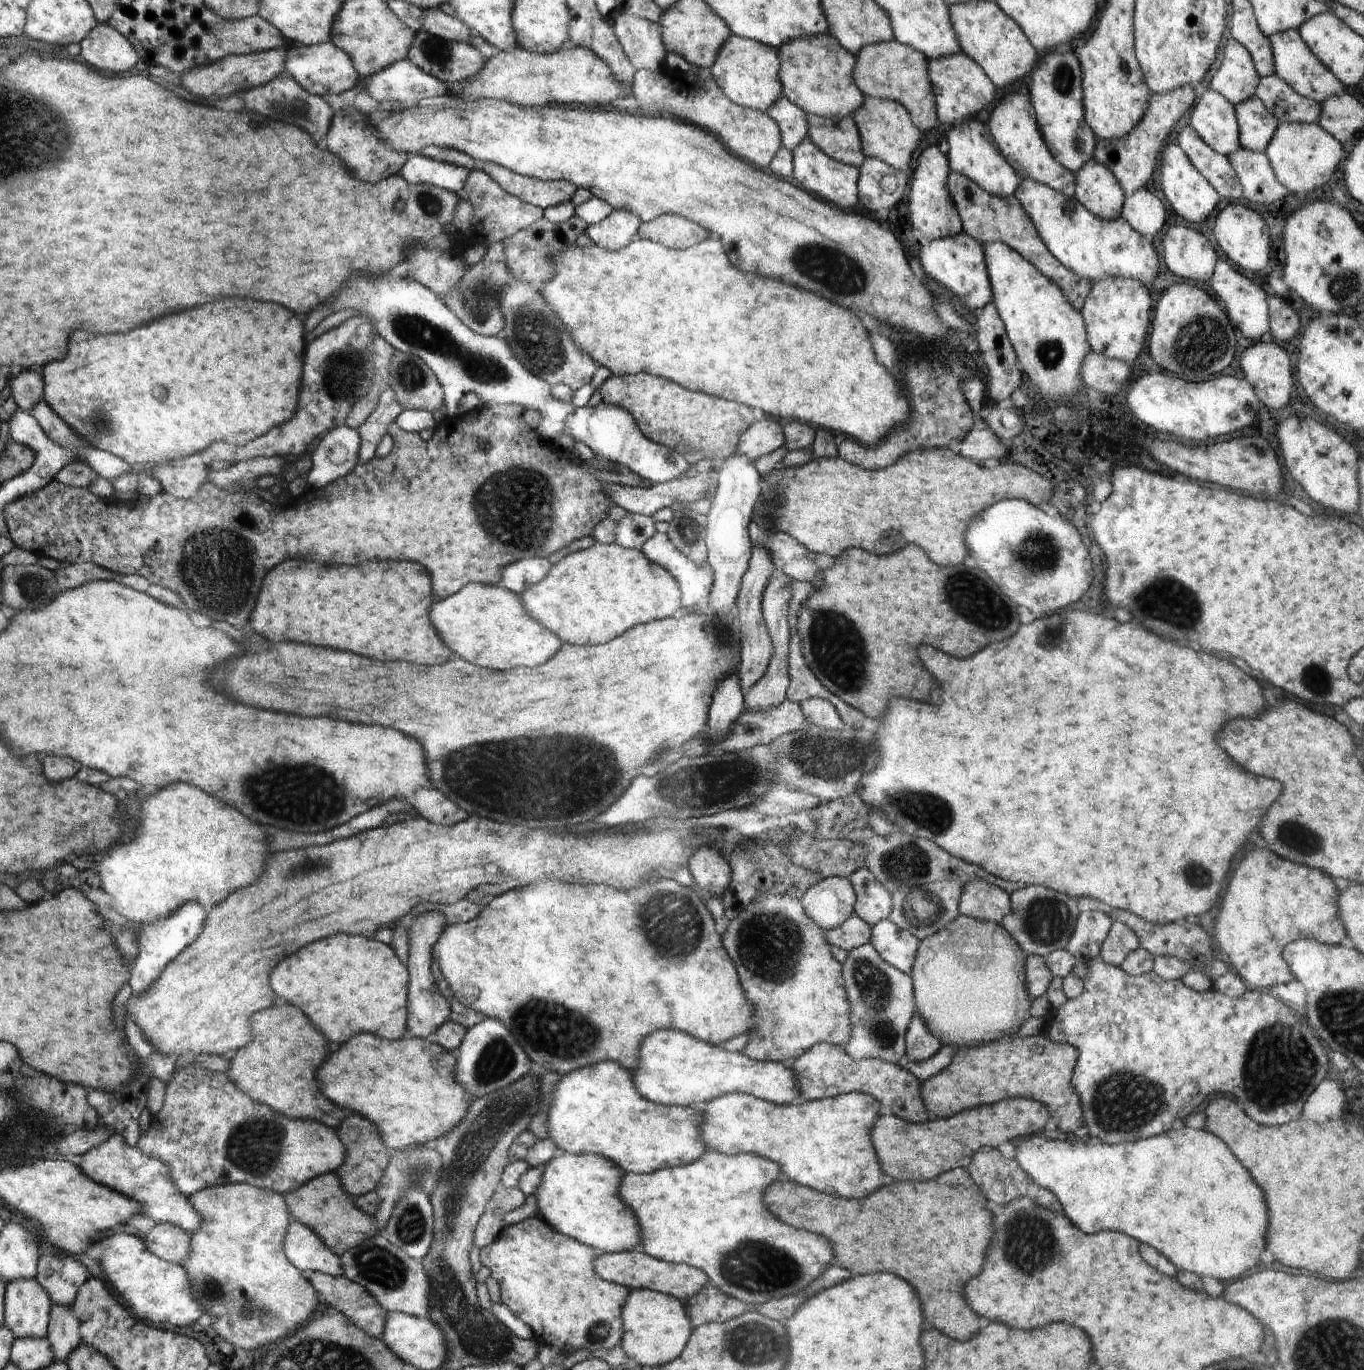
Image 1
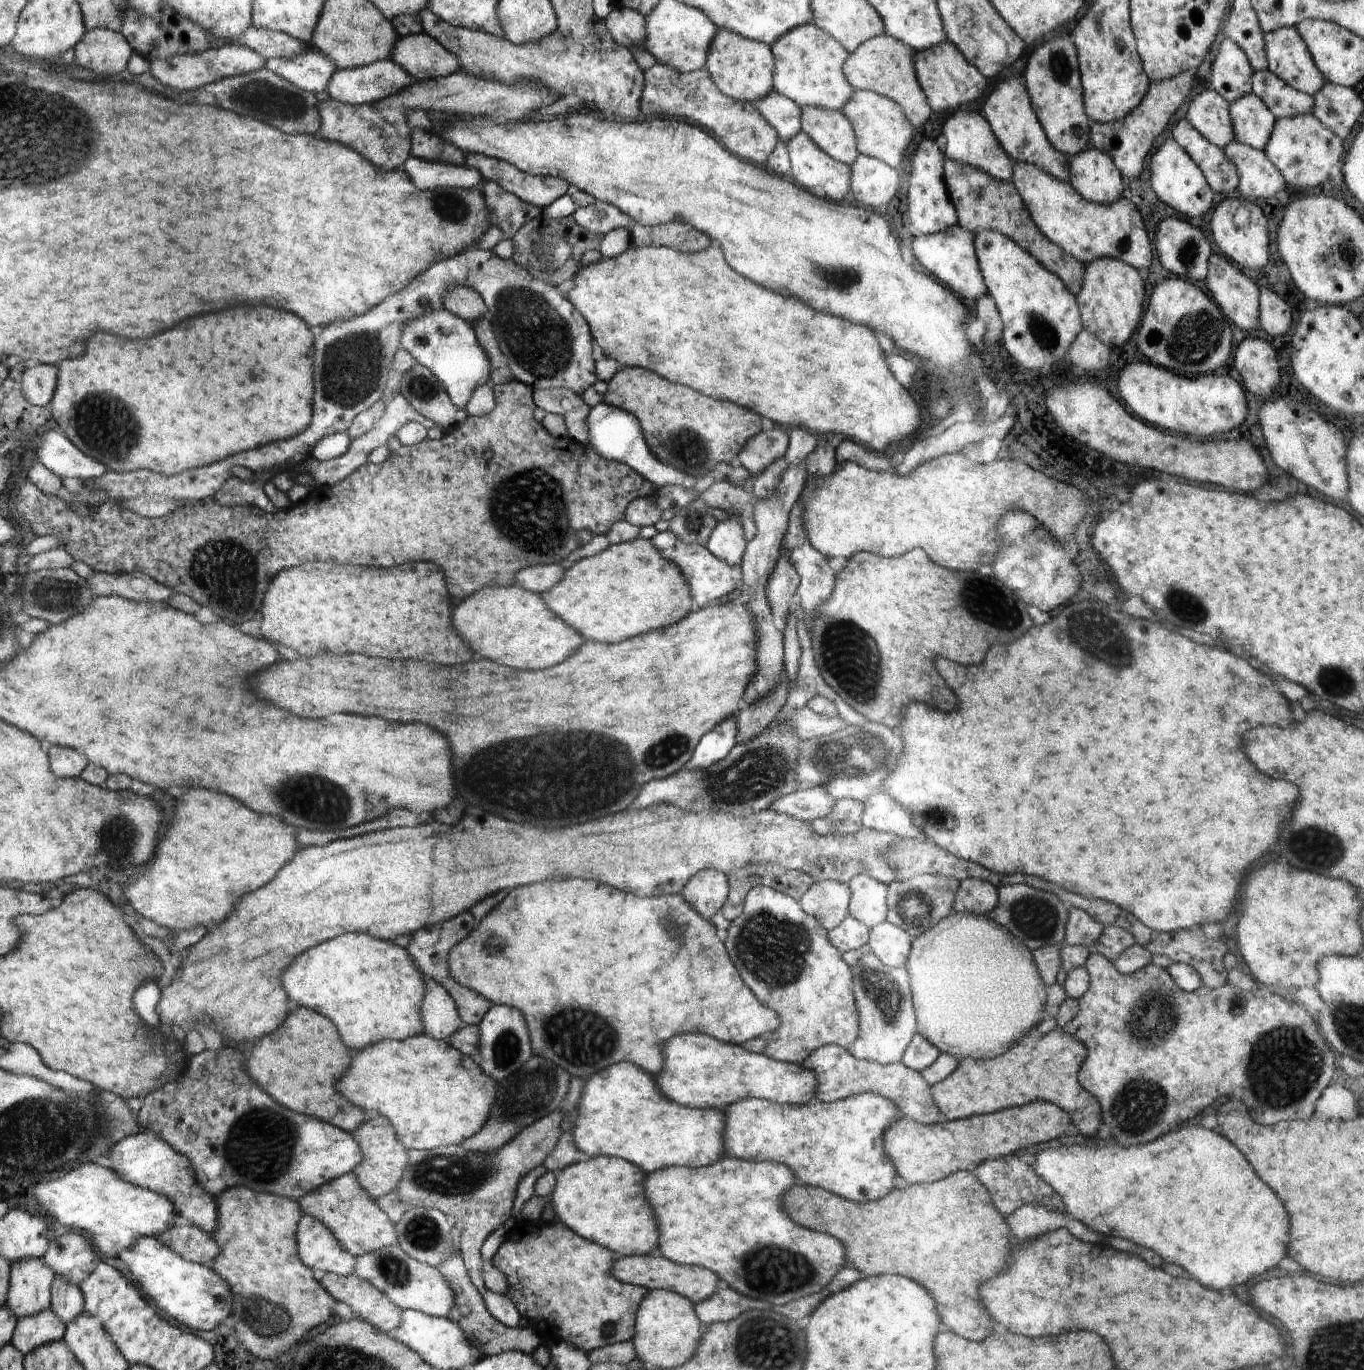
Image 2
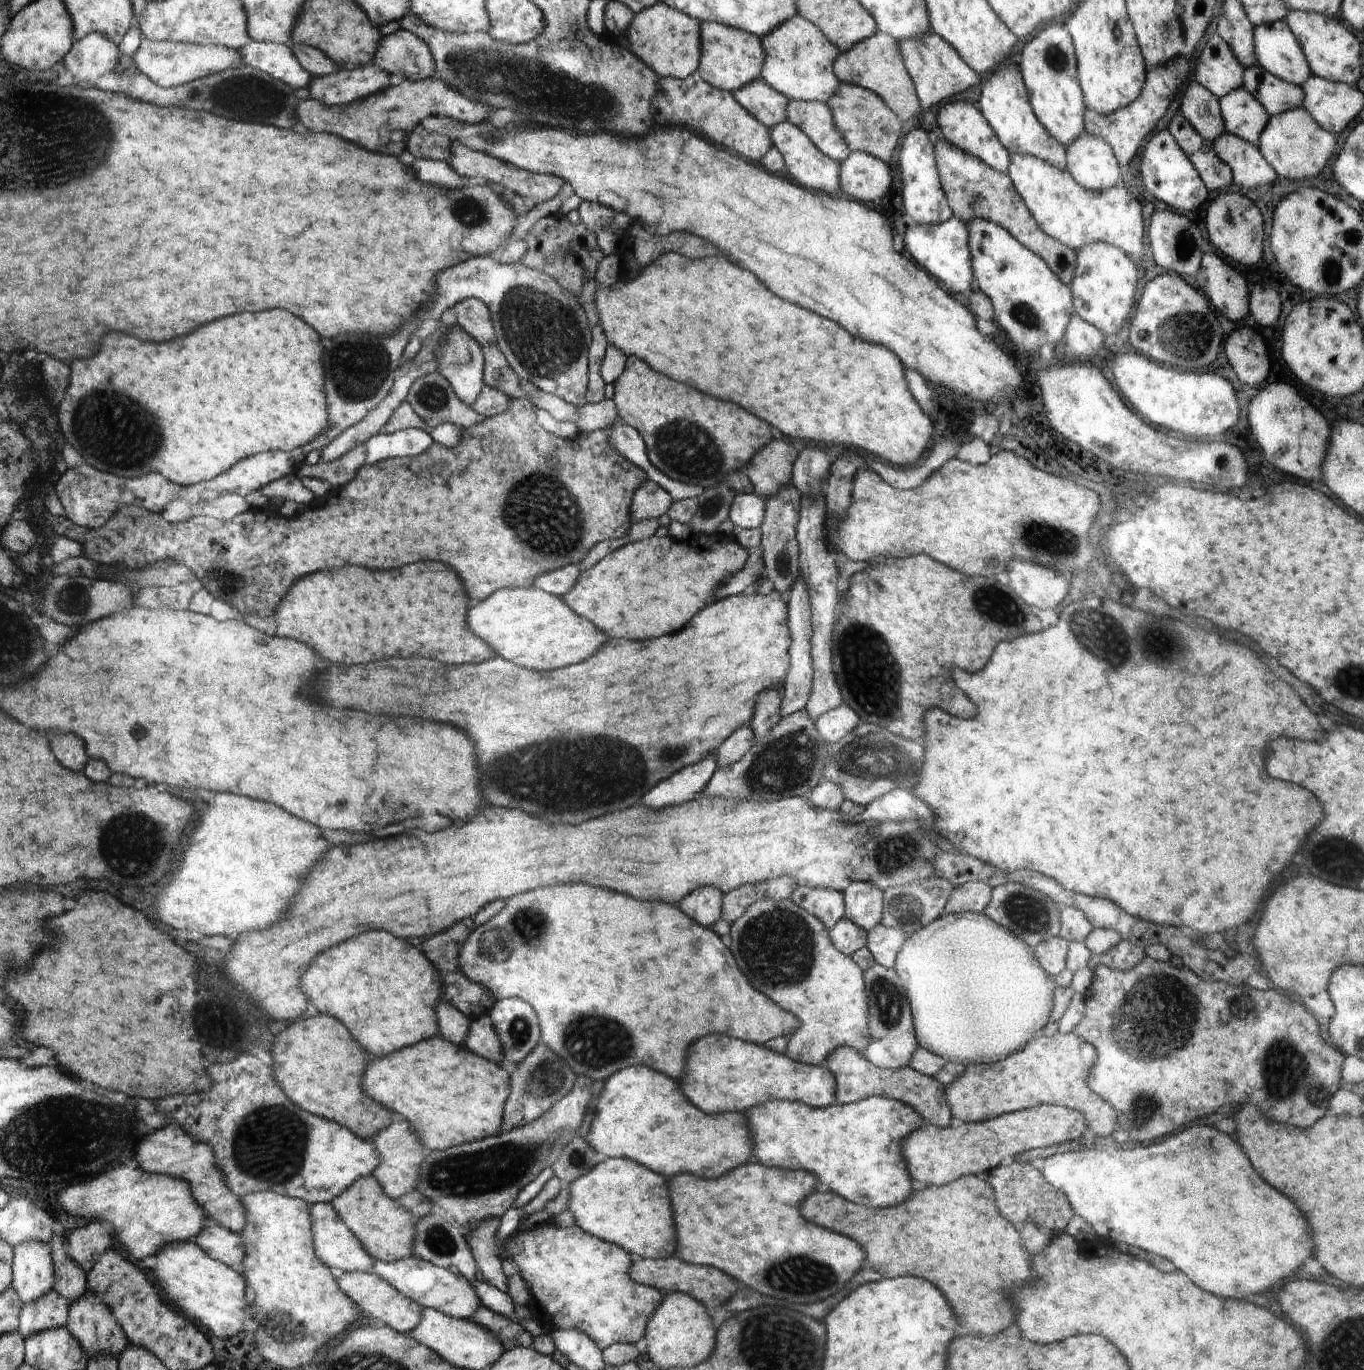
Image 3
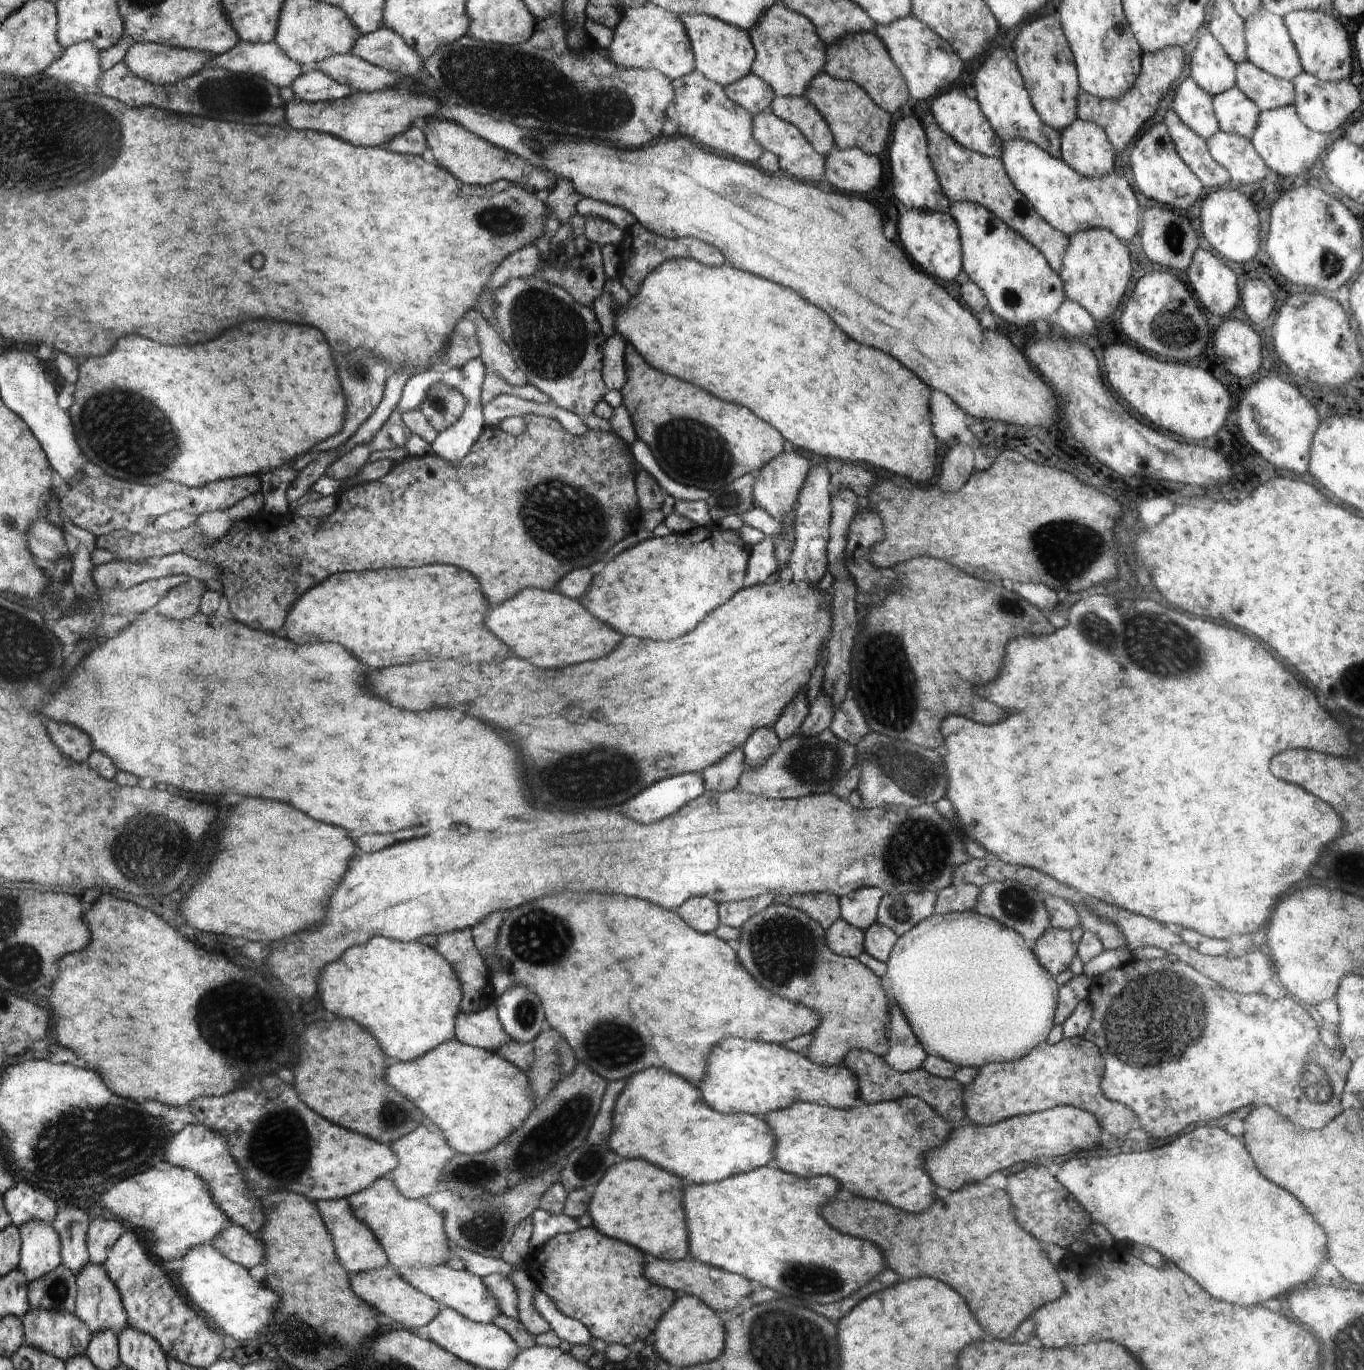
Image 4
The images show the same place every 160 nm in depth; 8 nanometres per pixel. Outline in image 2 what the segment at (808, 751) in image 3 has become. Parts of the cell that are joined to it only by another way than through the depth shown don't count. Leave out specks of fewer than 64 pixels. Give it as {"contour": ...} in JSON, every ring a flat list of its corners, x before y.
{"contour":[[795,594,791,598,791,608,792,613,795,614,797,618,797,635,801,646,801,657,799,660,799,669,797,672,797,677,795,680,795,685,793,689,787,694,787,699,782,710,780,710,778,716,769,724,765,731,762,731,758,736,755,736,750,742,746,744,736,743,732,750,728,753,726,758,719,760,718,762,712,763,708,768,698,769,694,768,692,770,687,767,682,768,677,773,672,776,666,777,665,779,654,779,646,786,642,787,640,794,638,794,638,800,634,800,634,804,630,806,630,810,638,810,638,808,643,809,650,807,656,803,670,803,678,808,685,809,688,812,700,813,708,811,726,811,730,814,736,815,737,817,745,817,761,810,768,809,769,806,781,796,789,795,793,793,796,789,800,788,799,782,795,778,795,770,797,764,799,763,799,754,801,744,804,740,794,732,790,727,785,727,784,723,794,711,804,708,807,706,807,702,816,695,821,695,834,702,837,708,837,715,840,716,847,724,854,726,862,726,866,722,866,718,862,714,858,714,852,706,848,706,828,684,822,678,818,667,815,665,815,660,812,654,811,636,809,635,809,630,805,625,805,614,801,609,800,597]]}

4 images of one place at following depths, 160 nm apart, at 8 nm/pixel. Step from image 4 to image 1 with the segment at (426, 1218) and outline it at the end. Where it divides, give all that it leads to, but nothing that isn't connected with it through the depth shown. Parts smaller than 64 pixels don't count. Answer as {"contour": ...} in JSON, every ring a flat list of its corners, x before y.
{"contour":[[336,1173,317,1176,303,1184,298,1190,284,1193,282,1196,285,1197,292,1220,309,1225,339,1257,347,1250,359,1245,364,1239,383,1234,382,1229,378,1230,379,1226,374,1215,357,1208]]}

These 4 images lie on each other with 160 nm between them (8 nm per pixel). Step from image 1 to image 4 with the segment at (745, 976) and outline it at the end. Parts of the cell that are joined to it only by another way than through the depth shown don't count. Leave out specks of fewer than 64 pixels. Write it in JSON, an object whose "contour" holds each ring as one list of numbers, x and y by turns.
{"contour":[[772,904,763,912,754,914,740,928,738,958,762,988,776,992,778,996,784,996,790,1002,796,1002,800,1006,806,1006,818,1012,820,1024,813,1031,814,1040,810,1042,805,1053,810,1062,821,1066,841,1065,846,1054,854,1048,868,1051,876,1056,884,1056,884,1052,888,1049,886,1032,890,1028,890,1022,888,1022,890,1002,886,998,889,990,886,981,878,978,856,958,844,957,832,952,828,947,824,928,810,916,796,908,782,906,782,904]]}

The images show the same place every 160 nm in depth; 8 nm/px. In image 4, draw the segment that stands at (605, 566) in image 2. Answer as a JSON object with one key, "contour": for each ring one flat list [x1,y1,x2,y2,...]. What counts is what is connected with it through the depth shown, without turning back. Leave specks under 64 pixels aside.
{"contour":[[719,522,711,526,699,527,686,534,671,533,662,538,650,538,624,550,616,560,612,560,602,574,596,574,592,586,580,600,581,604,598,620,606,620,612,628,618,628,624,636,672,640,686,632,692,632,696,624,714,608,725,604,736,592,744,588,744,578,748,571,750,546,745,543,735,529,724,530]]}

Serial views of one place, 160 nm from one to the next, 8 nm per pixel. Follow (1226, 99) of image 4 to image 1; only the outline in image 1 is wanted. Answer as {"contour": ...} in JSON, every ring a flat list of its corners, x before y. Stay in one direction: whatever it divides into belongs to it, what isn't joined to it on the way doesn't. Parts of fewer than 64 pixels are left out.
{"contour":[[1254,94,1235,106,1242,147,1264,153,1274,136,1279,120]]}

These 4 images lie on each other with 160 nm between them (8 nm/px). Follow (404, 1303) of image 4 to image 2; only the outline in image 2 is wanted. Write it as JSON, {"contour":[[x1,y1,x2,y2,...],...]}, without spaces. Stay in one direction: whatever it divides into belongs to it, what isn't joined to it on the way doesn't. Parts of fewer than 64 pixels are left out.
{"contour":[[316,1269,313,1275,321,1281,325,1289,340,1302,345,1302,364,1321,369,1321,377,1329,392,1334,401,1323,402,1311,398,1305,380,1292,370,1281,354,1275,323,1273]]}

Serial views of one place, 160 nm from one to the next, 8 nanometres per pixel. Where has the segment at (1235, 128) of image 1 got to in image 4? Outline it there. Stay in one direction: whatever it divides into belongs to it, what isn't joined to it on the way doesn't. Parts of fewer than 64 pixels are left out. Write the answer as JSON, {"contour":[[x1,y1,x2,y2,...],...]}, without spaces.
{"contour":[[1191,77,1177,86,1172,109,1186,127,1204,141,1219,132,1213,110,1213,97,1199,88]]}

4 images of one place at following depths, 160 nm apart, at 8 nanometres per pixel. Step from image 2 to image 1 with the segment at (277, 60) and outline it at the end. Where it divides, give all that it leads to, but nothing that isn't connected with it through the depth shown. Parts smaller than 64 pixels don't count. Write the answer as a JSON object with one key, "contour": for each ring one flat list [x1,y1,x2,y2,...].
{"contour":[[330,41,316,45,288,44,284,74,293,77,309,93,323,97,325,93,340,94,358,85,358,74,349,54]]}

